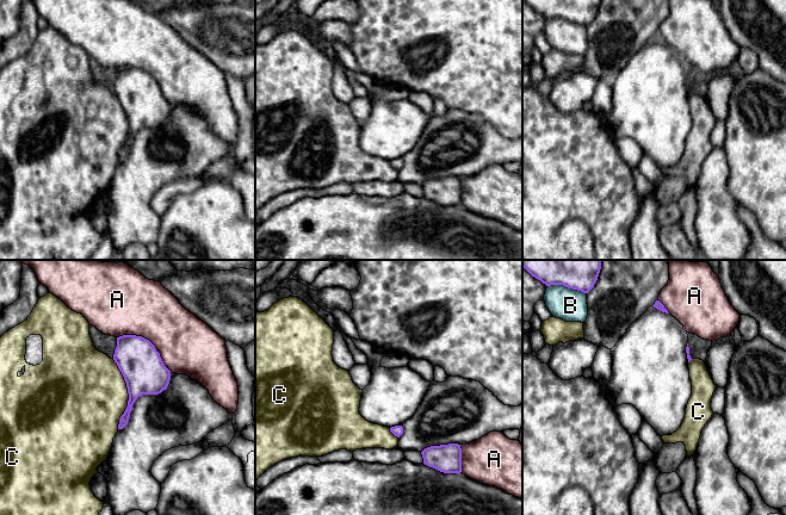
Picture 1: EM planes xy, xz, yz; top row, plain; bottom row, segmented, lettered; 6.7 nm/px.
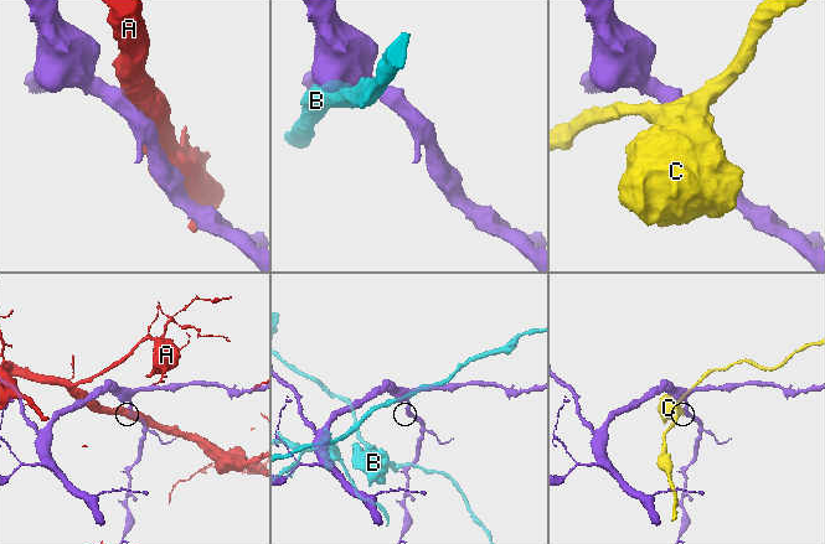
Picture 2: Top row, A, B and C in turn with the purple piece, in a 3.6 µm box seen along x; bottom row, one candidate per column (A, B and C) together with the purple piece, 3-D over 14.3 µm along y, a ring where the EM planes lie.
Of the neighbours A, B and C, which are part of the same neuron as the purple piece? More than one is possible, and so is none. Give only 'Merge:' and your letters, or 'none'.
Merge: none

